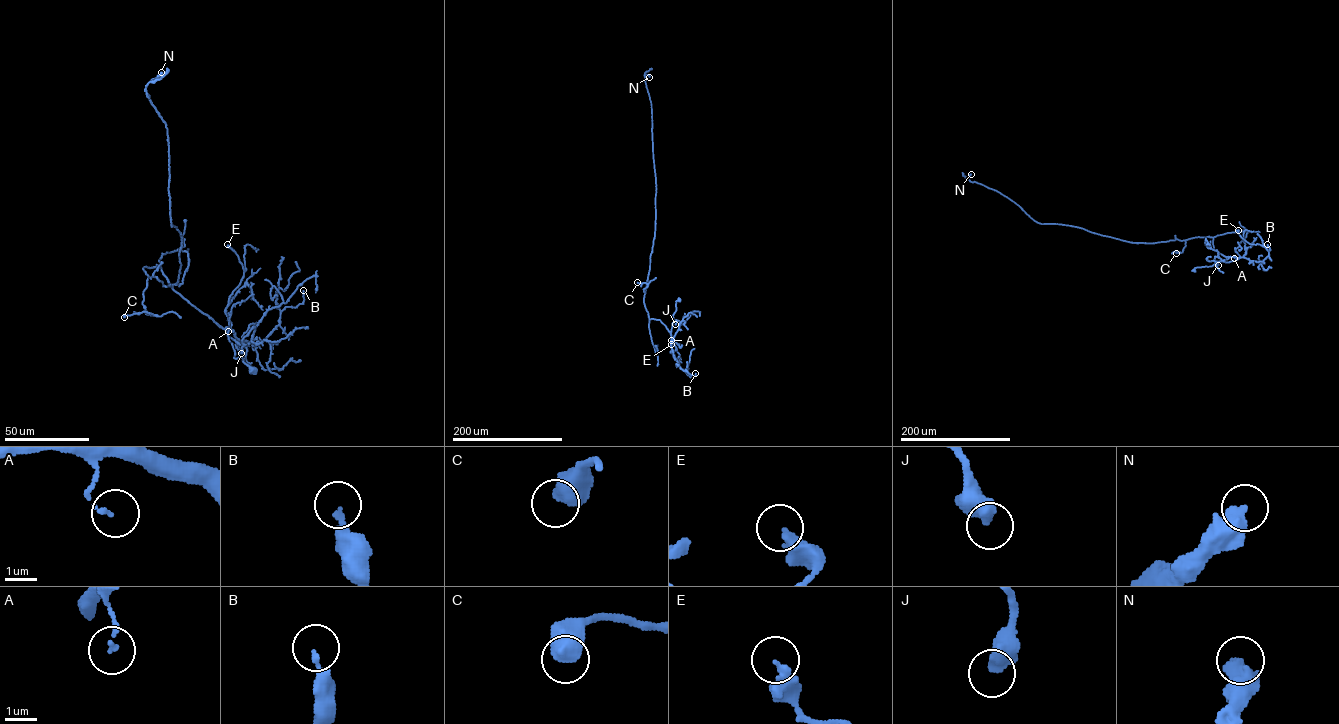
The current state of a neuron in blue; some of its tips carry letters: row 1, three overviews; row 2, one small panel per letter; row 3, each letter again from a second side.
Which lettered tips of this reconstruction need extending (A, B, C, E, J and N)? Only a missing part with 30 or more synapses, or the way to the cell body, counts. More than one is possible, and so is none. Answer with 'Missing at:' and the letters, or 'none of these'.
Missing at: none of these

